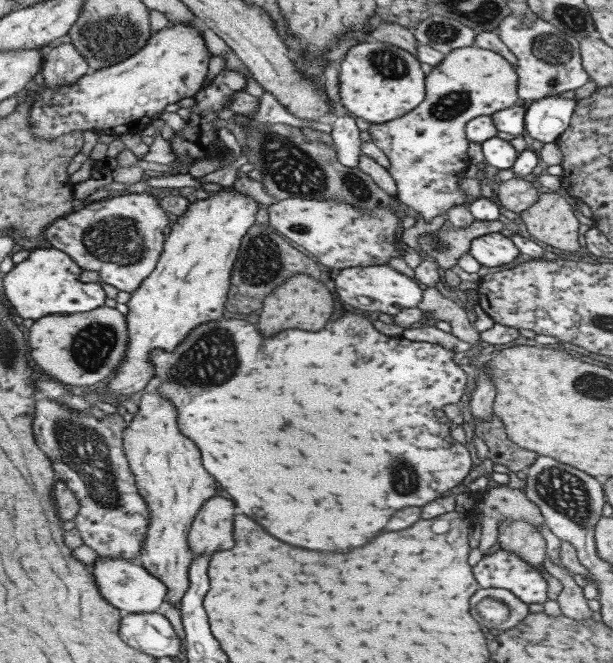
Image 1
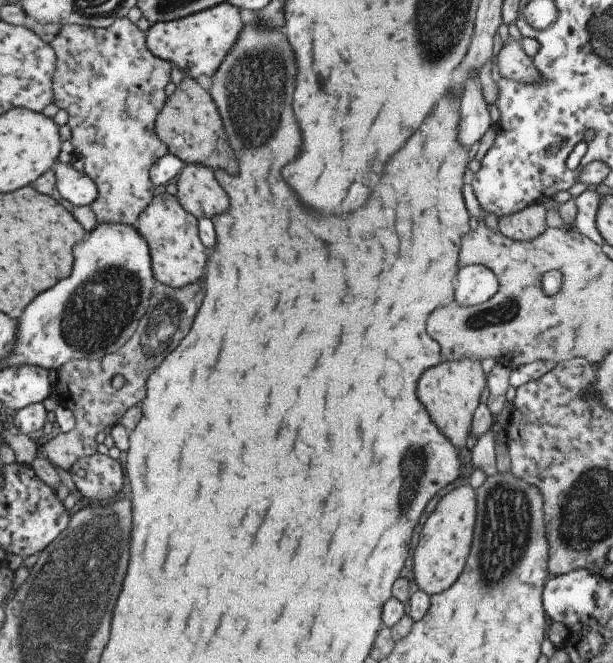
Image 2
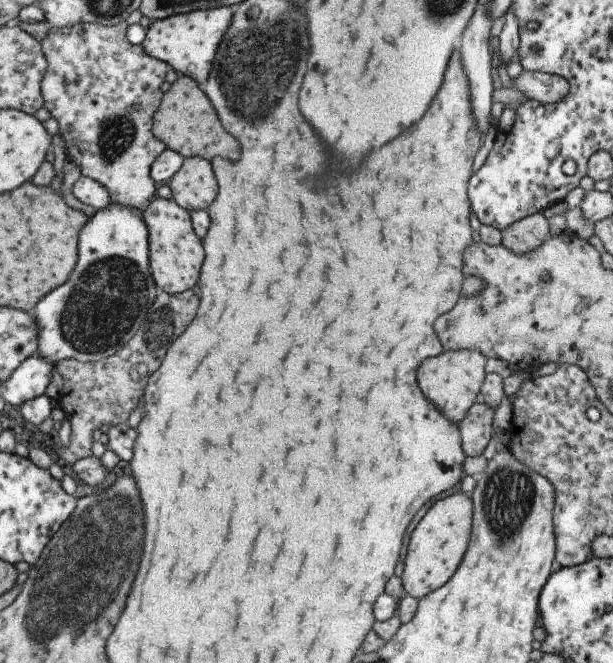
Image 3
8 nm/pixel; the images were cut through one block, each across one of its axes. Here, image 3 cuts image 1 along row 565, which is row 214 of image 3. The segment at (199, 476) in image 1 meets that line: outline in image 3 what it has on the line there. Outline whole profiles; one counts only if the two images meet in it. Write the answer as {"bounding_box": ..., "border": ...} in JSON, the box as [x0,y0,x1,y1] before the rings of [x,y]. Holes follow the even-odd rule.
{"bounding_box":[141,196,203,292],"border":[[[155,196],[150,200],[145,210],[142,210],[141,218],[147,226],[148,232],[148,263],[157,291],[183,292],[187,288],[193,288],[199,278],[199,266],[203,260],[203,248],[197,236],[191,230],[189,212],[177,206],[173,199],[161,199]]]}

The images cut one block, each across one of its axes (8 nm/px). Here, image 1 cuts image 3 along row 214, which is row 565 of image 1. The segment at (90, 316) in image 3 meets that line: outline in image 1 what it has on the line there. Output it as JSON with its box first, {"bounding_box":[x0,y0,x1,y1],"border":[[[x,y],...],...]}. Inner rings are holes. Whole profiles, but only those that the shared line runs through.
{"bounding_box":[91,557,167,612],"border":[[[97,557],[93,563],[91,575],[99,594],[119,612],[160,612],[163,607],[164,596],[167,592],[166,586],[152,574],[149,574],[141,565],[118,558]]]}

